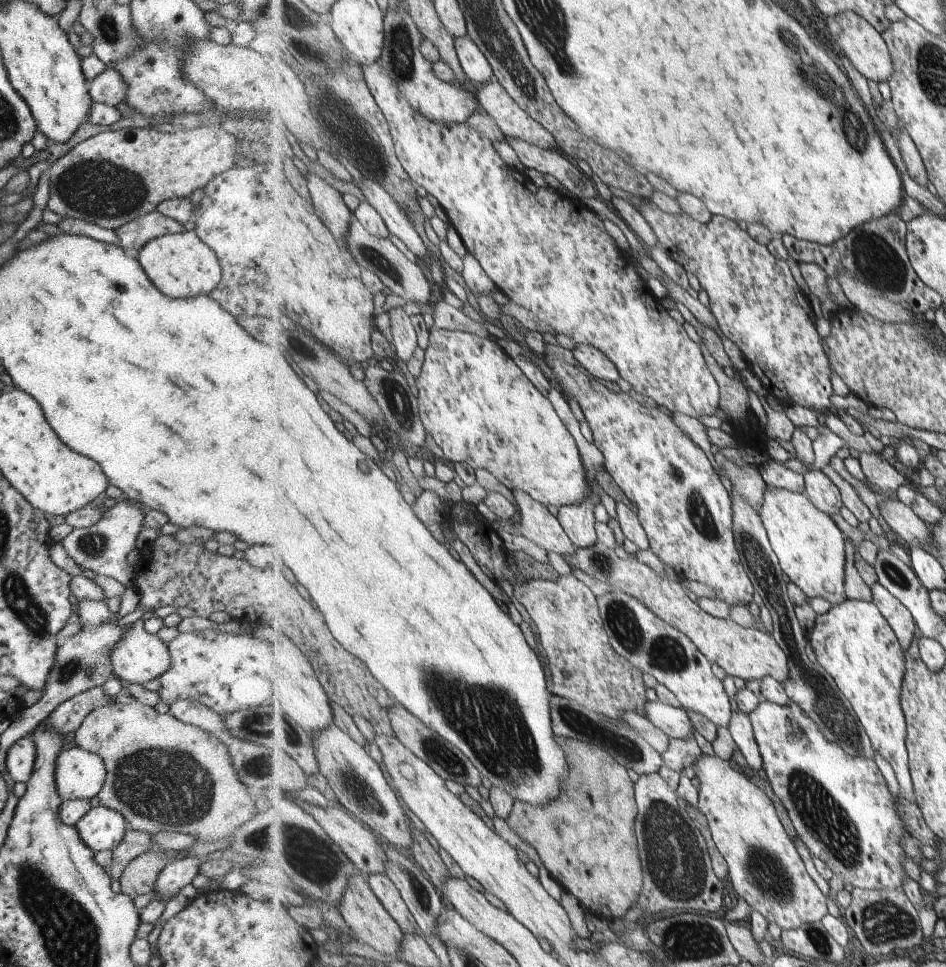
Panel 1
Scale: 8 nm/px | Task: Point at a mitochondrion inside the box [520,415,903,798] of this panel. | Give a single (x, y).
(666, 653)

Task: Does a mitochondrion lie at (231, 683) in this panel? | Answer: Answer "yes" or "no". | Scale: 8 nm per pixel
no

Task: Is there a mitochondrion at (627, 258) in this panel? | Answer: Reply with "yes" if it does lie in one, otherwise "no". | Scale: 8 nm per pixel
no

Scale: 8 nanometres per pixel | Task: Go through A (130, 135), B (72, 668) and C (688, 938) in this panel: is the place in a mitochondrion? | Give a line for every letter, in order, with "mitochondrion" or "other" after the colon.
A: other
B: mitochondrion
C: mitochondrion

